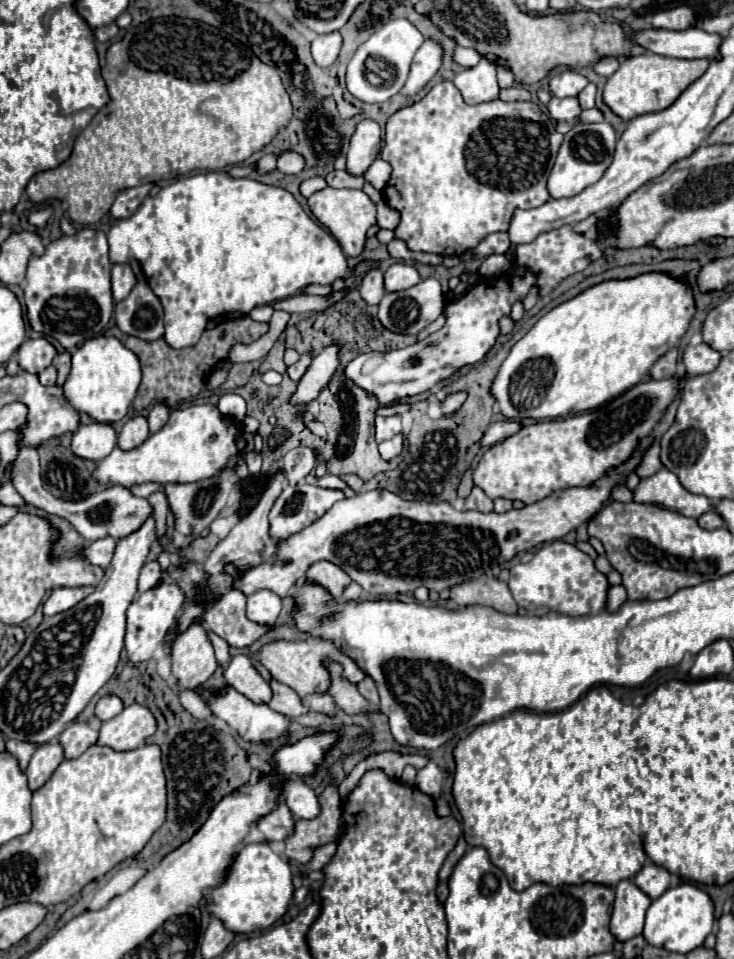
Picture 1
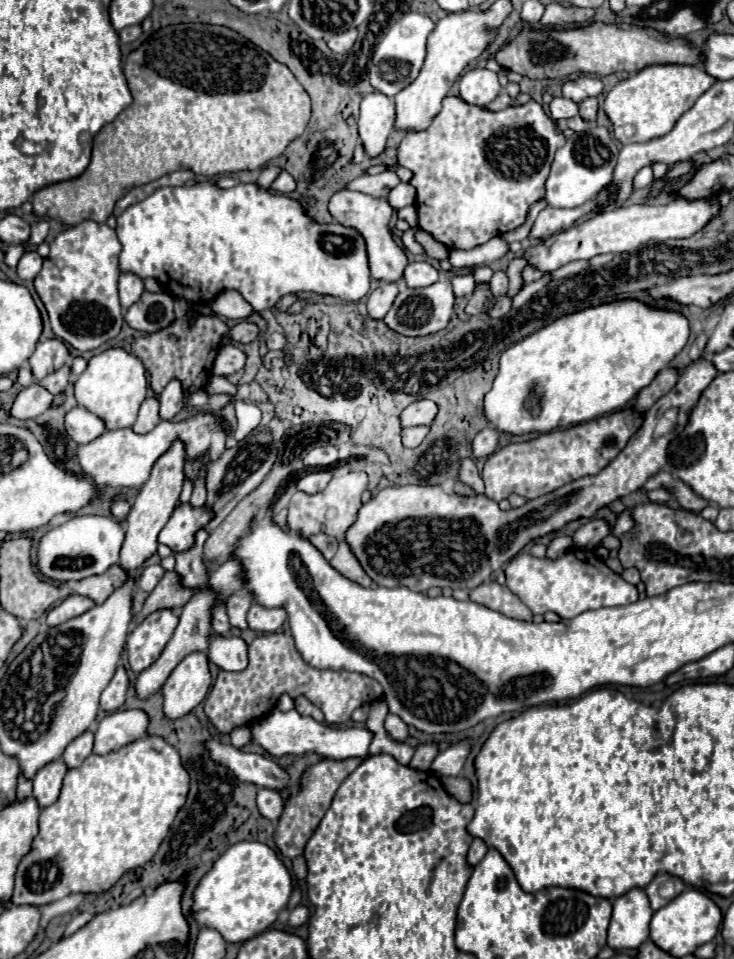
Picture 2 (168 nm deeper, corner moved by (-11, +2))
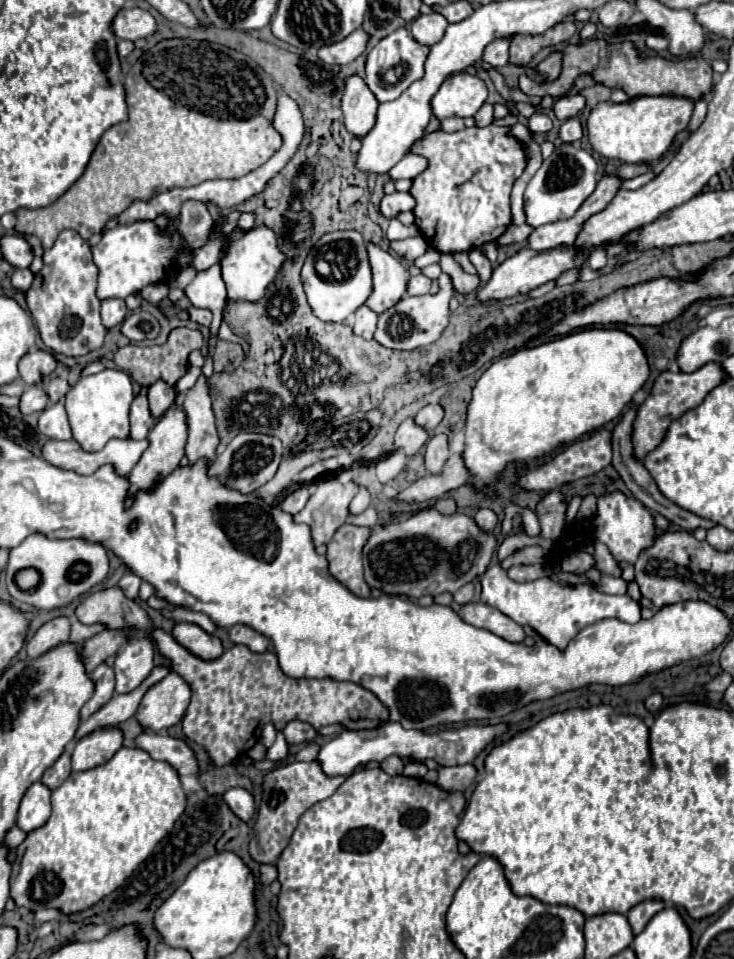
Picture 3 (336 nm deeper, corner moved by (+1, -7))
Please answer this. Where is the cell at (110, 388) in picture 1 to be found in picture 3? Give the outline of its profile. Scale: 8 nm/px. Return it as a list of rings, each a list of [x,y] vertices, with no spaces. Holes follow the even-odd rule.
[[[106,368],[98,374],[80,378],[66,394],[66,412],[74,440],[84,450],[102,450],[112,438],[128,438],[128,410],[132,400],[132,380],[122,370]]]

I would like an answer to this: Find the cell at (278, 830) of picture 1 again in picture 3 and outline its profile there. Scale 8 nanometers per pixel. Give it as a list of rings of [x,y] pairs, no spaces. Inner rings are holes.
[[[230,788],[222,798],[224,798],[226,804],[232,808],[232,812],[234,812],[240,820],[244,820],[244,822],[248,822],[248,820],[256,814],[254,796],[252,796],[248,790],[244,790],[244,788]]]

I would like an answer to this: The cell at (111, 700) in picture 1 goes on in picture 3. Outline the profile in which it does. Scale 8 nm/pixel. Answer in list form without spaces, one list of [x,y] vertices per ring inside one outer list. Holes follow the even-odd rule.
[[[100,664],[92,672],[92,678],[94,678],[94,684],[96,684],[96,692],[82,706],[82,720],[88,720],[88,716],[92,716],[96,710],[100,710],[114,696],[114,670],[110,666]]]

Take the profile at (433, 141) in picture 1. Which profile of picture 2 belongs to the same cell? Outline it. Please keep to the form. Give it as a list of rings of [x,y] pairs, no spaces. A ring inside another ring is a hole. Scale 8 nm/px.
[[[444,97],[442,111],[430,127],[402,139],[398,163],[414,173],[410,183],[418,191],[416,209],[420,227],[448,249],[474,249],[526,221],[530,205],[544,197],[544,179],[548,179],[554,153],[564,143],[566,139],[562,131],[536,101],[494,113],[468,105],[460,97]]]

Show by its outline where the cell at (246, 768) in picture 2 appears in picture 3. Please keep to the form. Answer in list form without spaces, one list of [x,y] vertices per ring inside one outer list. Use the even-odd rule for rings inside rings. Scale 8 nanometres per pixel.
[[[144,732],[136,738],[136,746],[146,750],[154,760],[164,760],[172,764],[172,768],[178,774],[200,776],[200,764],[196,752],[184,740],[172,738],[168,734]]]

